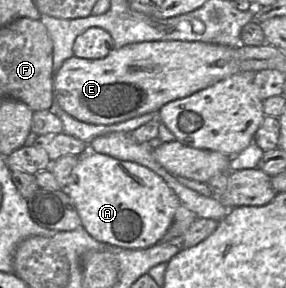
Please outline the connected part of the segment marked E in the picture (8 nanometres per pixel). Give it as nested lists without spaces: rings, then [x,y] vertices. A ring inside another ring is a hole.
[[[150,41],[114,48],[105,58],[72,56],[54,73],[54,101],[72,117],[90,124],[109,125],[149,112],[158,112],[166,103],[184,98],[240,72],[234,49],[203,42]]]

